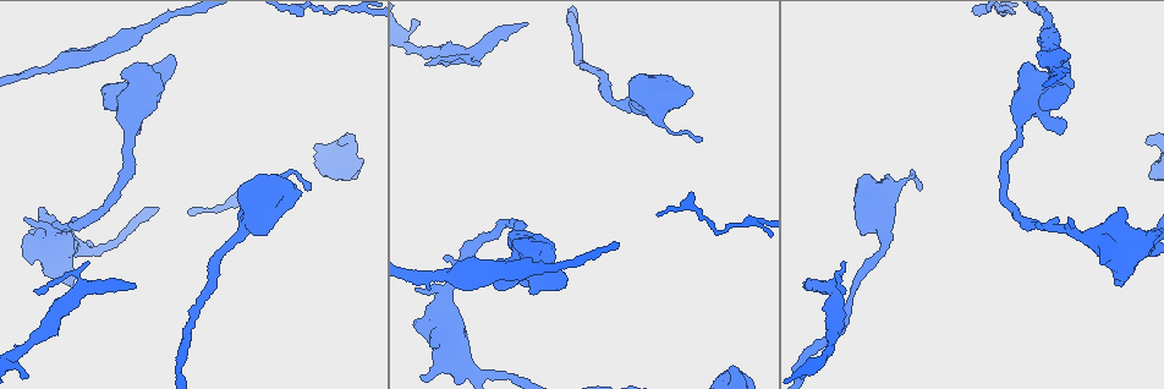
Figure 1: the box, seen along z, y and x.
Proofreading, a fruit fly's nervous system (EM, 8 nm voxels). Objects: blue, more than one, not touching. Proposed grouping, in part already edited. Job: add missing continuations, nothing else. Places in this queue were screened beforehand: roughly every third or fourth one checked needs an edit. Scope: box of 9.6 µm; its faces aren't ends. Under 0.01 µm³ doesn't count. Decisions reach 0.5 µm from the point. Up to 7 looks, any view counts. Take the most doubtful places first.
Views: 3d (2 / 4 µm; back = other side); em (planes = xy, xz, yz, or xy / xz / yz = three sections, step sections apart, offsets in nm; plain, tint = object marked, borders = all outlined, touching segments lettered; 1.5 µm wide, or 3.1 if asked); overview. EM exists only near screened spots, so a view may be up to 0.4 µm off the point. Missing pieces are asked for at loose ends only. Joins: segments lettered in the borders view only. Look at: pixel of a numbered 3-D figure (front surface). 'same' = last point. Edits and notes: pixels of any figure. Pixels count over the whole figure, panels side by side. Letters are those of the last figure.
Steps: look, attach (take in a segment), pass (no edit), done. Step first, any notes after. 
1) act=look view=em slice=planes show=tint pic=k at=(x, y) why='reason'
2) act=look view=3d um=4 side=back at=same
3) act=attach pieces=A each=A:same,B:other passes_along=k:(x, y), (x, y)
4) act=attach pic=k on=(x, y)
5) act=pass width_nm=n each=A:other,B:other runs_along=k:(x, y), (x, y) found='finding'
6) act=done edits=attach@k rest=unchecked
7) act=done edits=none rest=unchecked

act=look view=em slice=yz step=4 show=borders pic=1 at=(426, 65)

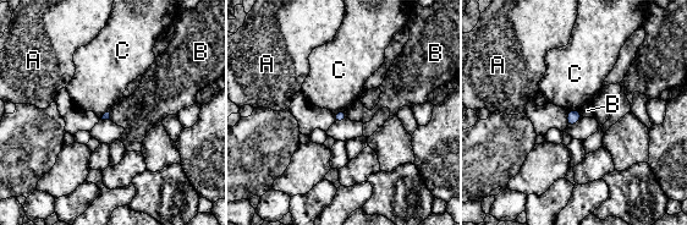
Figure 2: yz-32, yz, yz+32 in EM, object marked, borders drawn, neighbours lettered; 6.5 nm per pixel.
act=look view=em slice=planes show=borders at=same

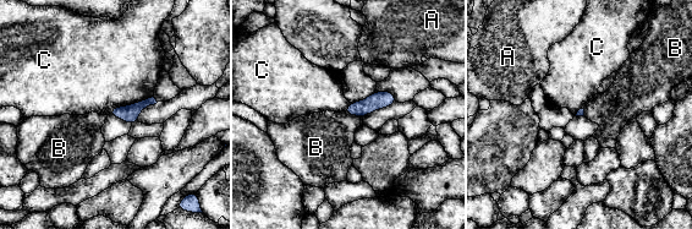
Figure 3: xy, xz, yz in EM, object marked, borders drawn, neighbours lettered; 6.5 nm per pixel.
act=pass longest_contact=C:320nm each=A:other,B:other,C:other runs_along=3:(391, 97), (349, 110) found='none of them fits'

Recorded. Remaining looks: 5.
act=look view=3d um=4 side=back pic=1 at=(40, 207) why='branch stops here'

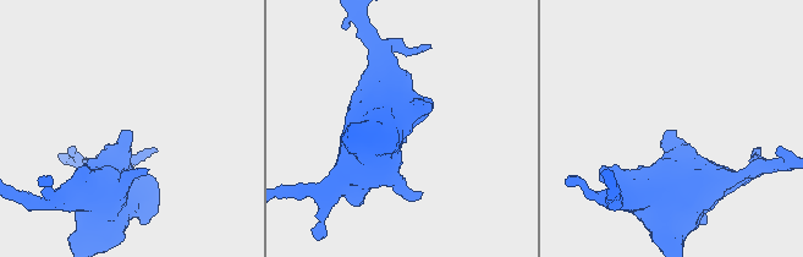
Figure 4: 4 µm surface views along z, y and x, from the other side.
act=look view=em slice=planes show=borders pic=4 at=(129, 132)

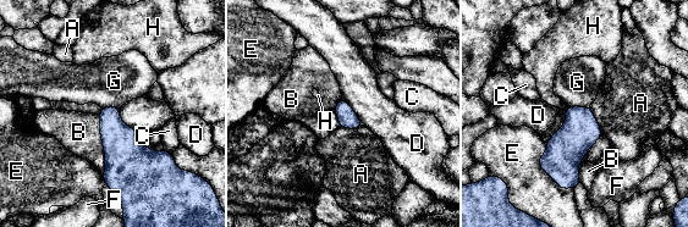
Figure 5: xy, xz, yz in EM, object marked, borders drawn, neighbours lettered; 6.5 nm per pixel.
act=pass each=A:other,B:other,C:other,D:other,E:other,F:other,G:other,H:other border=5:(589, 105), (567, 108) found='no lettered segment goes on from it'

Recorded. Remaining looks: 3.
act=look view=3d um=2 pic=1 at=(702, 138) why='tapers out'

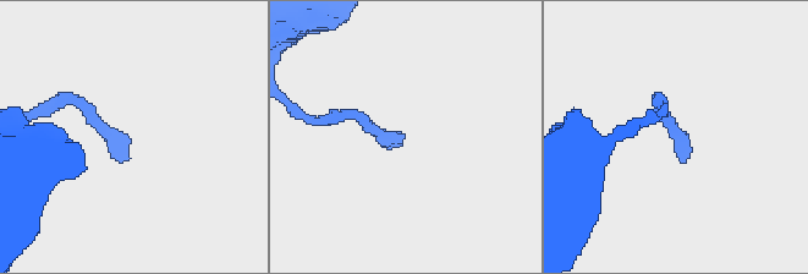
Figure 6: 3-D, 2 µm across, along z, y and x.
act=look view=em slice=xz step=4 show=borders pic=6 at=(400, 141) why='now the EM'

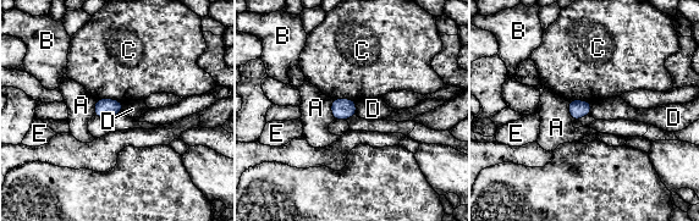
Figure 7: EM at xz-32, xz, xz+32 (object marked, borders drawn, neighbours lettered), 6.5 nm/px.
act=pass longest_contact=C:180nm each=A:other,B:other,C:other,D:other,E:other border=7:(357, 101), (357, 111), (354, 114) found='no lettered segment goes on from it'

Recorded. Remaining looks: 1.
act=done edits=none rest=unchecked

